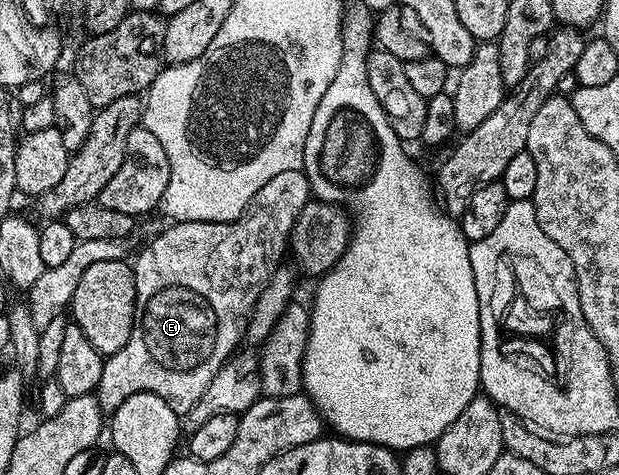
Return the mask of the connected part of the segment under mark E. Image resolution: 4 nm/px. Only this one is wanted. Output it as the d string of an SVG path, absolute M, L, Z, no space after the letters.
M302 169L284 171L282 174L276 175L276 179L268 179L268 183L264 183L264 187L260 187L260 191L256 191L252 203L236 220L170 223L167 224L167 229L159 237L152 238L139 251L138 258L133 258L132 261L134 278L136 279L136 291L138 292L136 295L138 312L128 343L124 343L124 347L120 347L120 351L109 354L102 362L102 374L100 375L96 396L102 404L103 410L112 411L116 407L120 407L120 403L124 403L124 399L128 399L128 395L136 395L137 393L155 393L160 395L160 399L164 399L168 403L168 407L172 407L172 411L176 411L180 415L185 415L197 403L200 395L204 395L208 383L212 383L216 371L220 371L220 367L230 360L232 354L239 348L237 345L243 344L246 324L250 320L250 312L254 309L256 299L260 299L264 287L270 283L270 277L278 270L278 266L283 264L284 257L282 257L282 252L287 252L292 227L296 223L300 211L304 211L304 207L311 199L310 184L305 172Z

